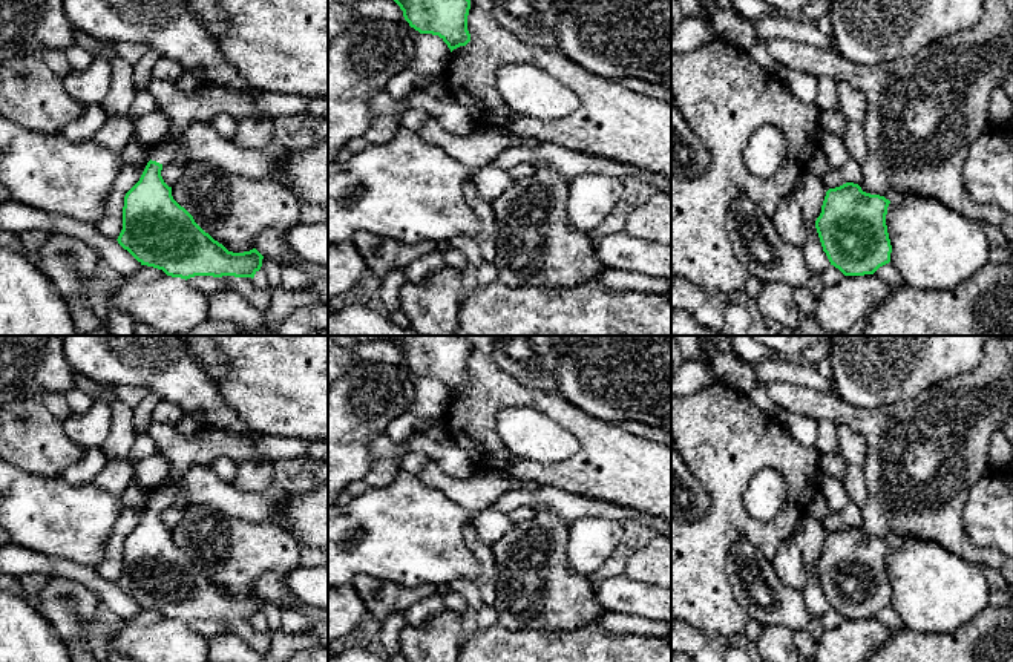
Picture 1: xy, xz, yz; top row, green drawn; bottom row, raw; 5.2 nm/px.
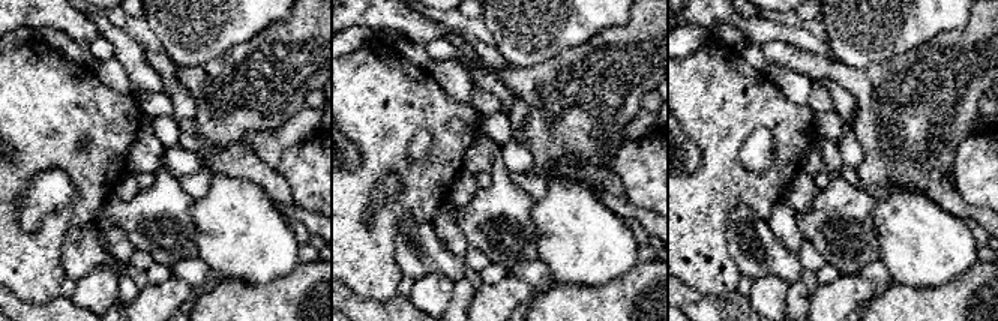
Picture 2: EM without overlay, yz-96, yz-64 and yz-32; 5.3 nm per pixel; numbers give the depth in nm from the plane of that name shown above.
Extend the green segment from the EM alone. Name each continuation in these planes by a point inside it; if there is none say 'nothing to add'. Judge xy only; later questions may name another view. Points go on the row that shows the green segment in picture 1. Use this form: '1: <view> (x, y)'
1: xy (199, 140)

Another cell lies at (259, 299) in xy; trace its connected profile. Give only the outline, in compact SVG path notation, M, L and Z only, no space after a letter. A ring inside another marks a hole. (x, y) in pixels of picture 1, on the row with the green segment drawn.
M222 276L219 280L231 291L242 294L261 313L270 308L270 290L256 288L251 277Z

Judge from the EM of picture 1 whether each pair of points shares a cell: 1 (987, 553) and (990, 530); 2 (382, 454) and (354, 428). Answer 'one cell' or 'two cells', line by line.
1: two cells
2: two cells

